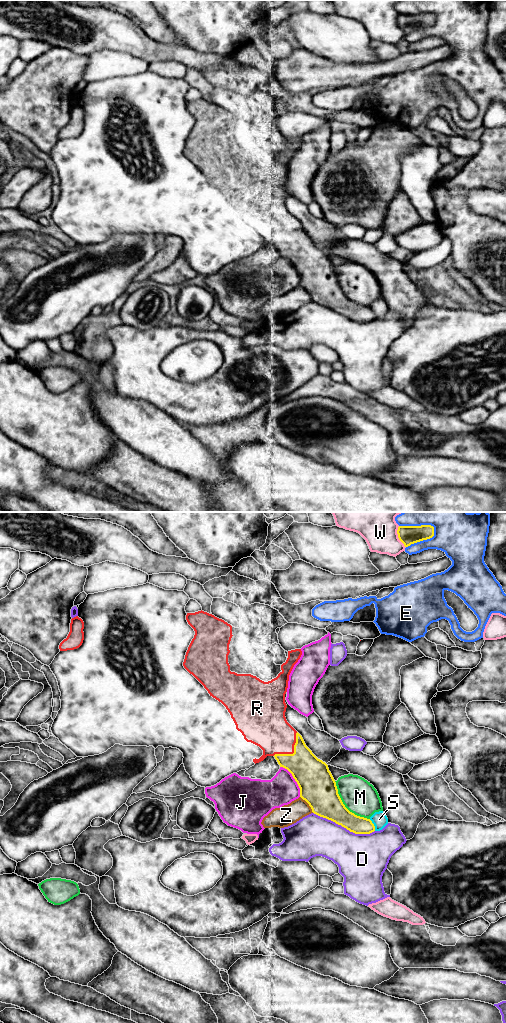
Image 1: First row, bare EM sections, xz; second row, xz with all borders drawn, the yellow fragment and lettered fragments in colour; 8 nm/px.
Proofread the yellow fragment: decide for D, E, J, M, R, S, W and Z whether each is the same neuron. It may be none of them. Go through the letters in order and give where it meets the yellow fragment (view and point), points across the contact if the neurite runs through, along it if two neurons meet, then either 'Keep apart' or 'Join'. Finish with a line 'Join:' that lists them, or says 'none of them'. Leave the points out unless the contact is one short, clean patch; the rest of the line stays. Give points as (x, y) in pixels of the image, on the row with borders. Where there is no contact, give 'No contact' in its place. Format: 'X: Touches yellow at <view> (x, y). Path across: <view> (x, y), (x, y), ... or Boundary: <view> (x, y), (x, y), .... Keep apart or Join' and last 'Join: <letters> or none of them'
D: Touches yellow at xz (344, 827). Keep apart
E: Touches yellow at xz (421, 525). Keep apart
J: Touches yellow at xz (295, 780). Keep apart
M: Touches yellow at xz (344, 806). Keep apart
R: Touches yellow at xz (294, 752). Join
S: Touches yellow at xz (373, 825). Keep apart
W: Touches yellow at xz (398, 537). Keep apart
Z: Touches yellow at xz (308, 803). Keep apart
Join: R

